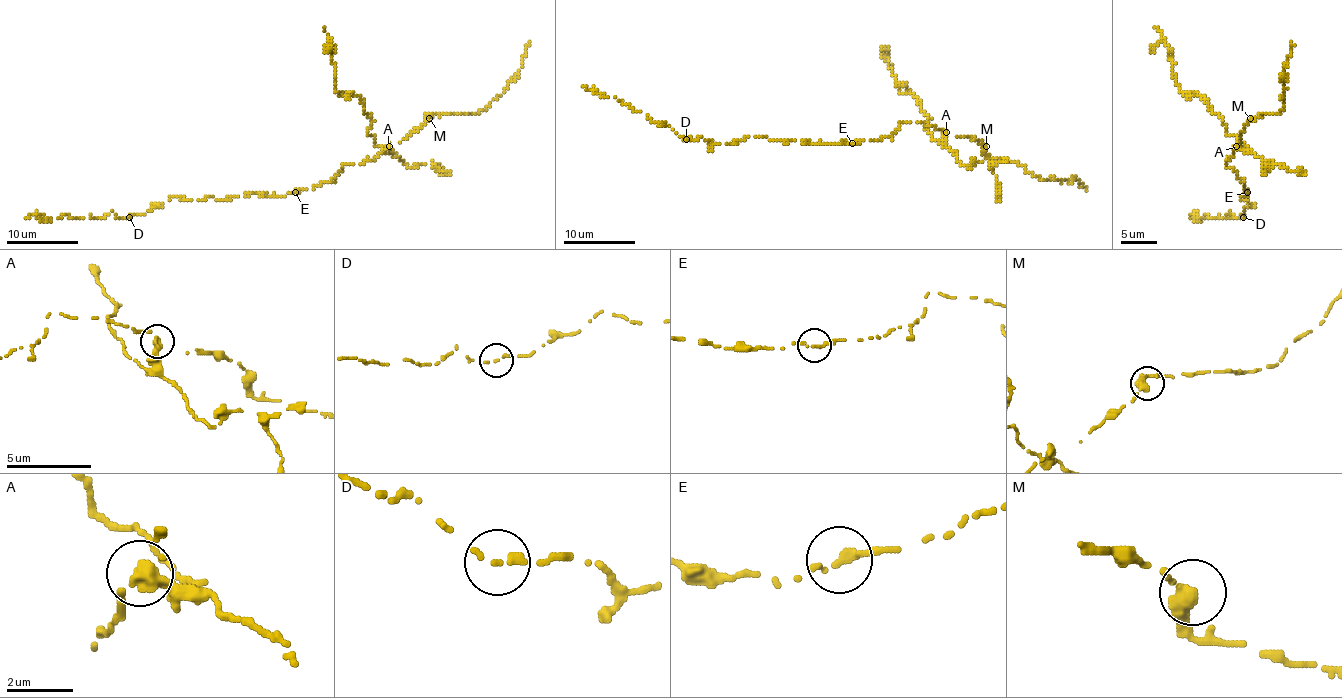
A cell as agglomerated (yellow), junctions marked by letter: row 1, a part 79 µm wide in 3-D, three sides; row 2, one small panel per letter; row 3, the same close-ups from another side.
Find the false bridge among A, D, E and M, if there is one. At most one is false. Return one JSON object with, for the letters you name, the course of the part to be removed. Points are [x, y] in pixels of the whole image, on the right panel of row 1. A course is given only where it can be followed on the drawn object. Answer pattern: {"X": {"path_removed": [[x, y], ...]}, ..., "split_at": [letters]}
{"A": {"path_removed": [[1236, 147], [1247, 149], [1198, 95], [1180, 89], [1162, 30], [1153, 28]]}, "split_at": ["A"]}

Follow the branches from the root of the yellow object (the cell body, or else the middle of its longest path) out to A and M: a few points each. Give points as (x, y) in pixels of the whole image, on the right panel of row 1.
A: (1247, 192), (1236, 172), (1225, 165), (1236, 147)
M: (1247, 192), (1236, 172), (1225, 163), (1241, 143), (1241, 131), (1250, 118)

